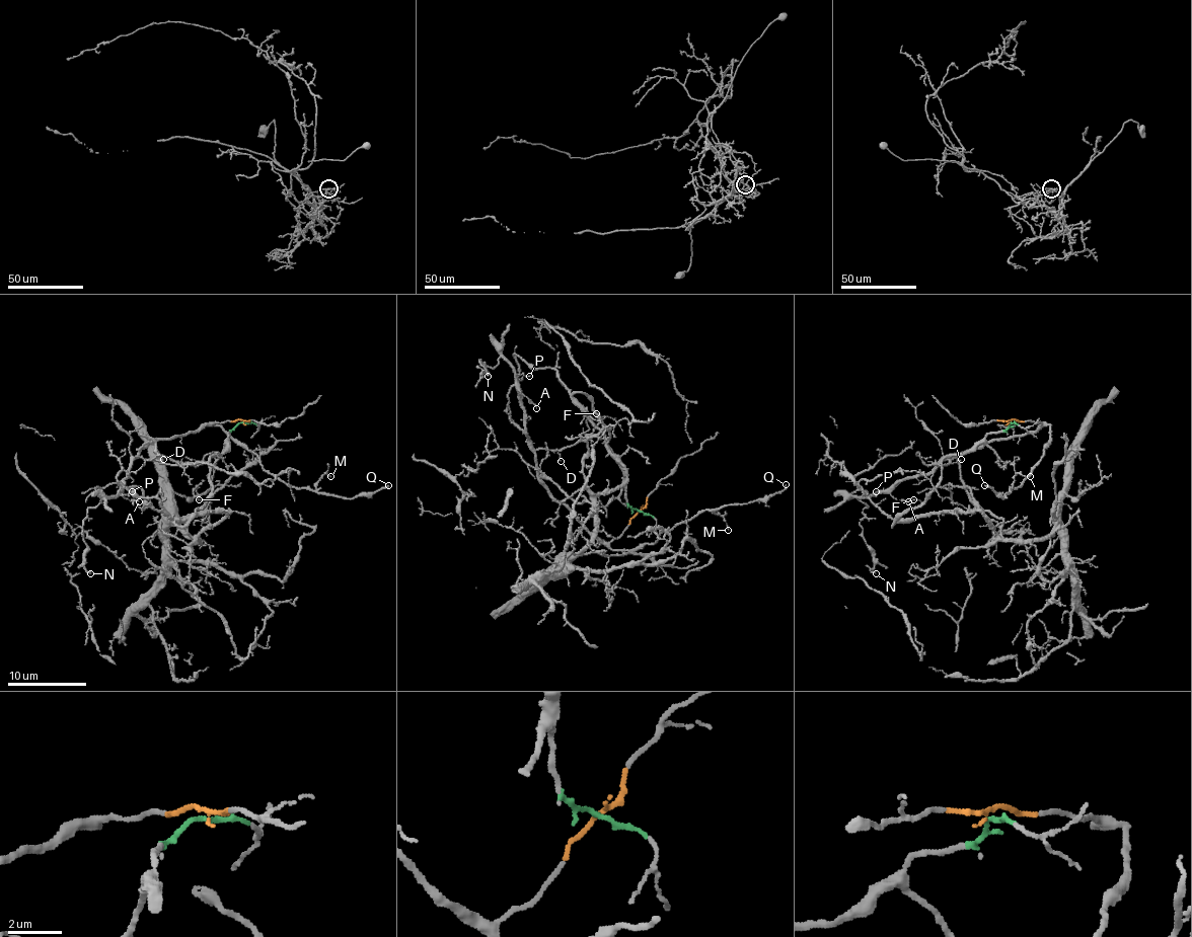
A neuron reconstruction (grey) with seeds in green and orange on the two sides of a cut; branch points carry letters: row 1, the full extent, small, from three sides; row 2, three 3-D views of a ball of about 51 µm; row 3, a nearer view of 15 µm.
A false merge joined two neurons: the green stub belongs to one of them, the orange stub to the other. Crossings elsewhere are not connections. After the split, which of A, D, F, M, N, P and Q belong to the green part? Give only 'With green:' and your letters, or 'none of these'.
With green: F

